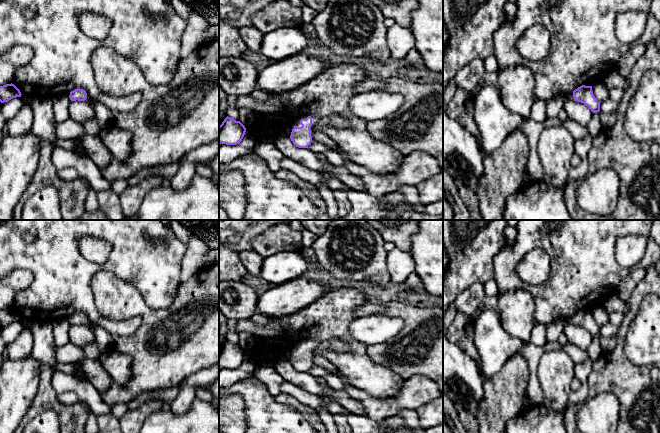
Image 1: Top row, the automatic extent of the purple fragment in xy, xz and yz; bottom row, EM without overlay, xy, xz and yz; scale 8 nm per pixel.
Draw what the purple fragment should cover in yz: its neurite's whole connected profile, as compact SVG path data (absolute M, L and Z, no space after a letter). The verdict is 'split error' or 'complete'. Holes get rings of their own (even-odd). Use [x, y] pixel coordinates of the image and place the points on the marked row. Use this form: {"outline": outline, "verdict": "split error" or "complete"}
{"outline": "M582 85L566 96L566 99L584 103L595 113L600 111L600 102L595 98L592 86Z", "verdict": "split error"}

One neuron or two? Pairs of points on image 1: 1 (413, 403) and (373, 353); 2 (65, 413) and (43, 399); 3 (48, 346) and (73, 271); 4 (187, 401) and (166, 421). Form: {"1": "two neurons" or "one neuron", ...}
{"1": "two neurons", "2": "one neuron", "3": "two neurons", "4": "two neurons"}

